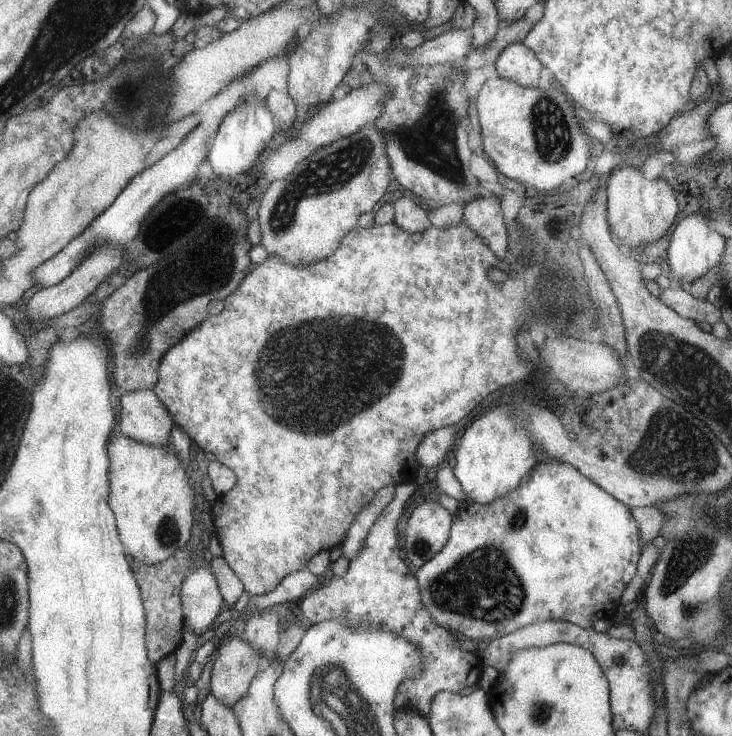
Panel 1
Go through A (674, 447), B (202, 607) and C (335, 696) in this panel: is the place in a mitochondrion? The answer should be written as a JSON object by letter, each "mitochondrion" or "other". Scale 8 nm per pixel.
{"A":"mitochondrion","B":"other","C":"mitochondrion"}

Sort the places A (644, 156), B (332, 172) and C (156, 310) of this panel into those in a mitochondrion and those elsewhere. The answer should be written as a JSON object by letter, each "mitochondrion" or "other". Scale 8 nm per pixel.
{"A":"other","B":"mitochondrion","C":"mitochondrion"}

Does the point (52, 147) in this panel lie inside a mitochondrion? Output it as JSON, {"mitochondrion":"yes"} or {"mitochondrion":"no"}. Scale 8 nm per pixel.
{"mitochondrion":"no"}

